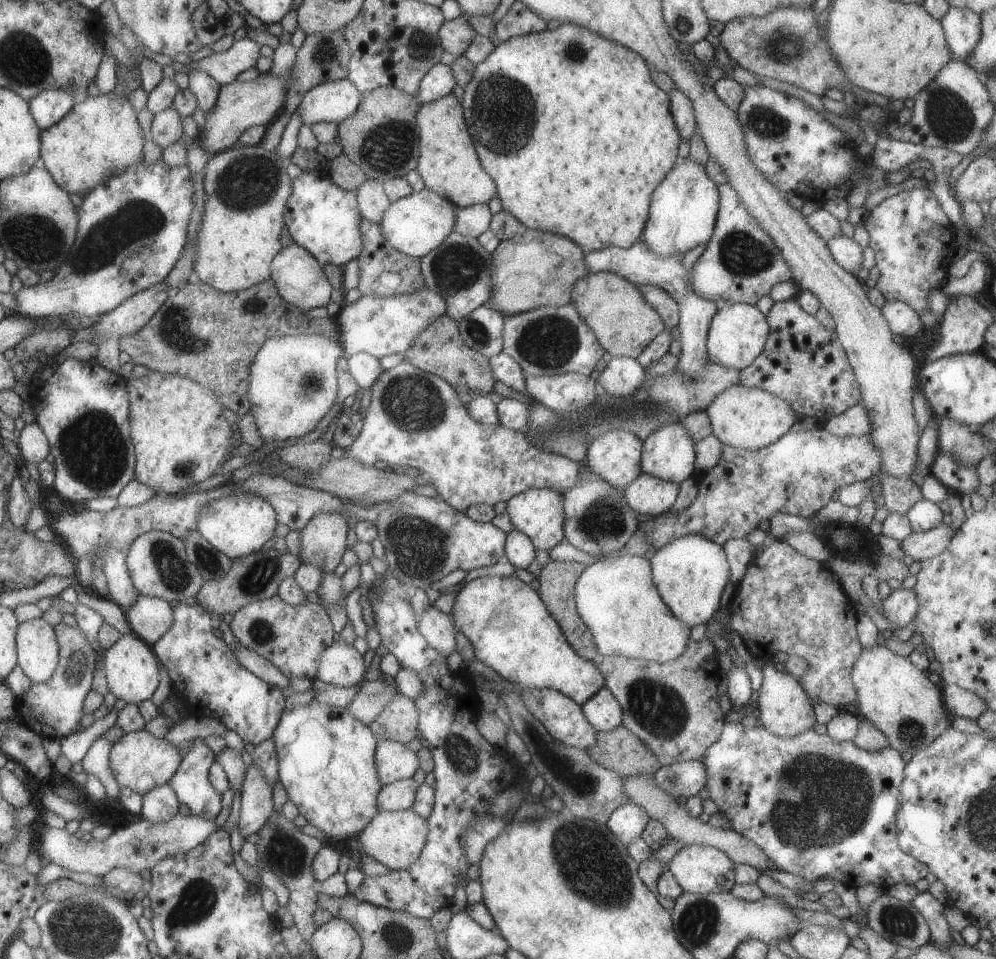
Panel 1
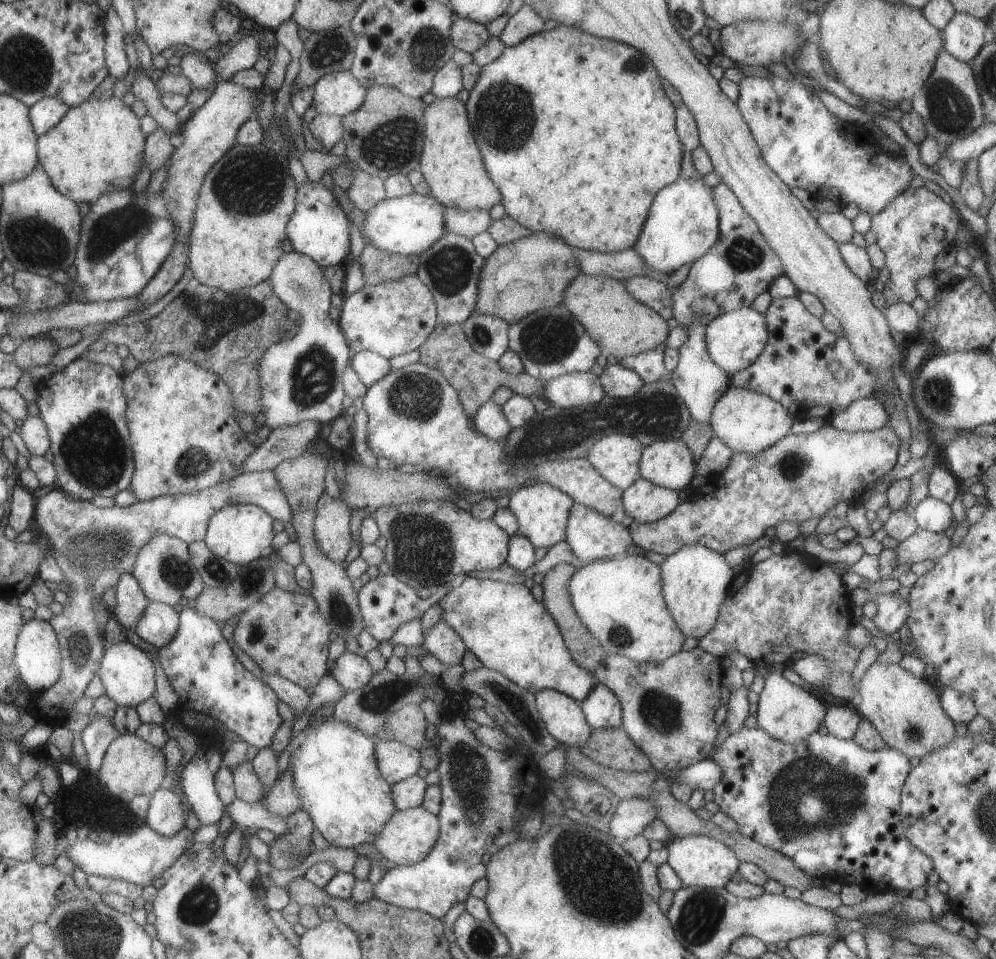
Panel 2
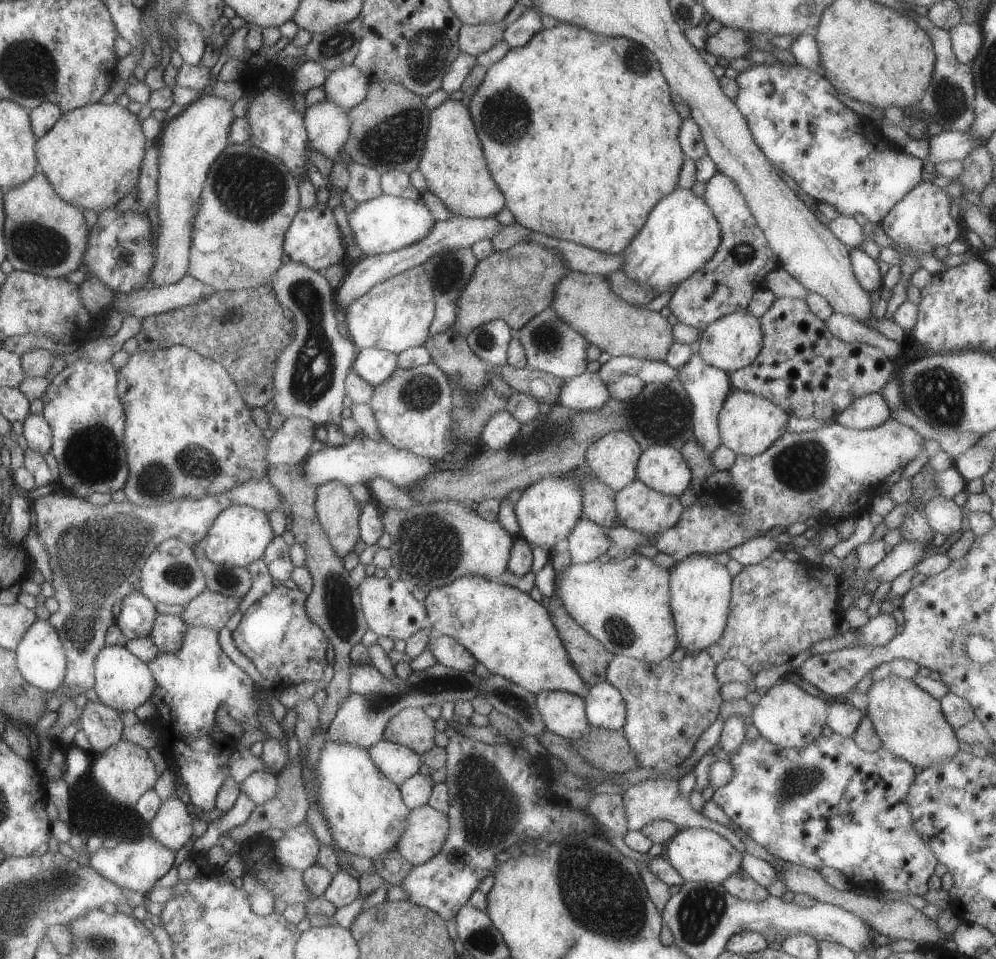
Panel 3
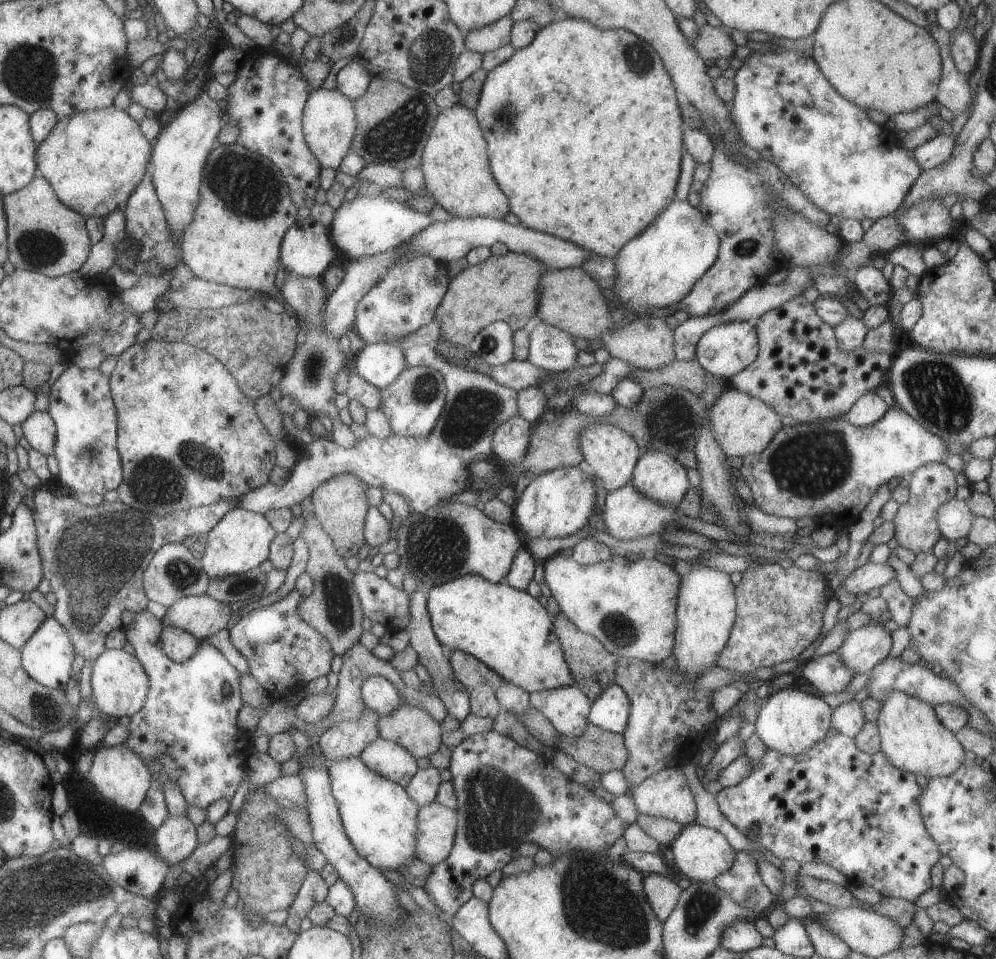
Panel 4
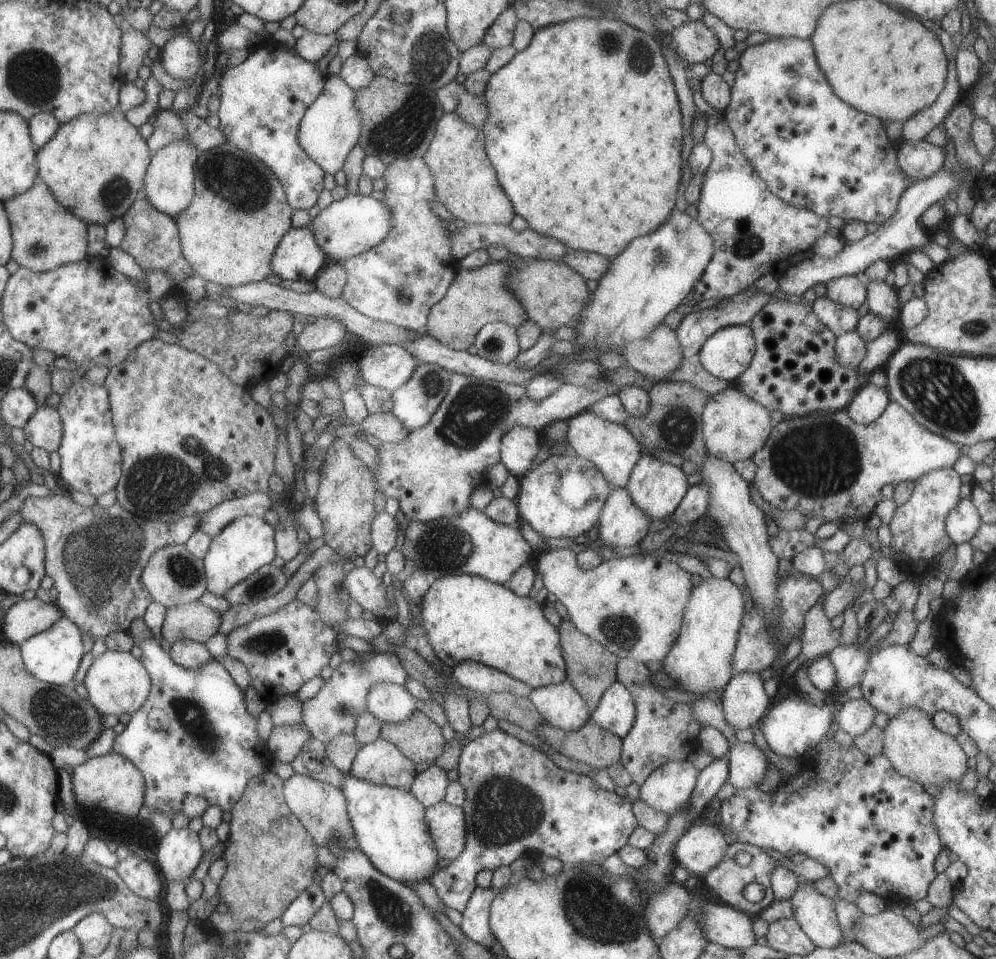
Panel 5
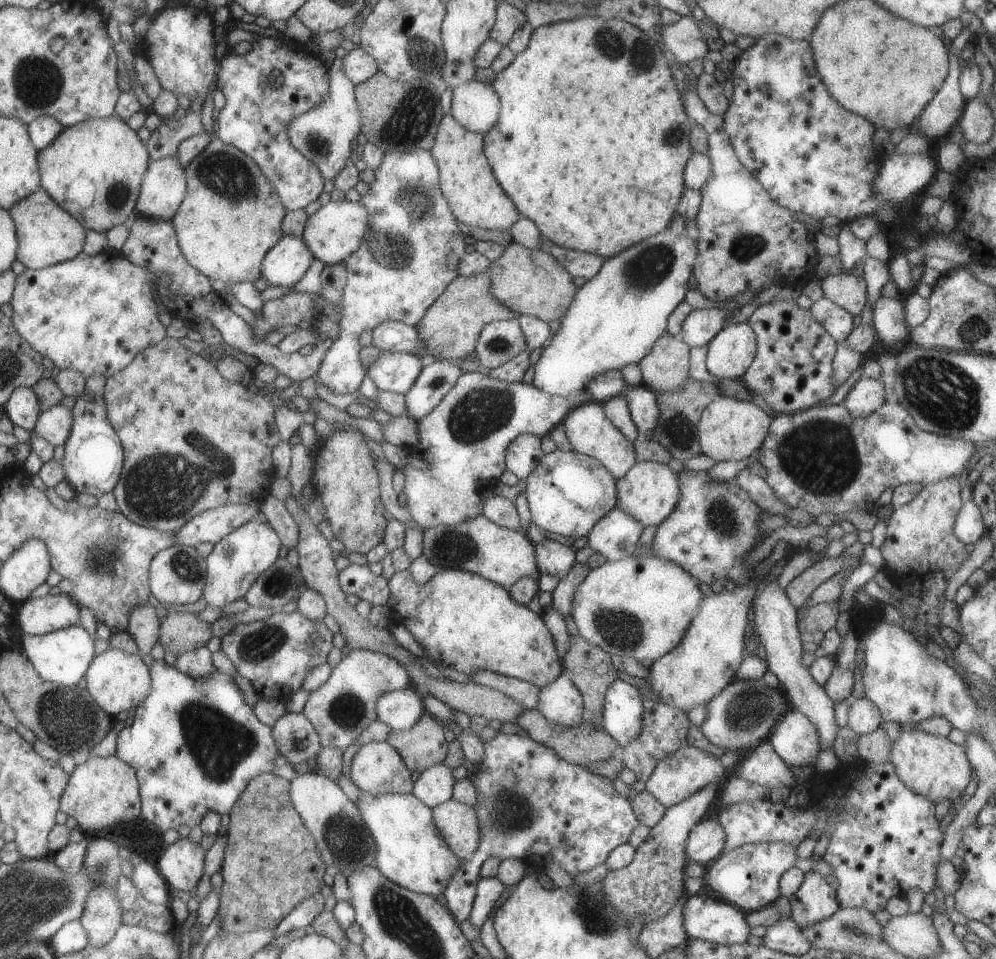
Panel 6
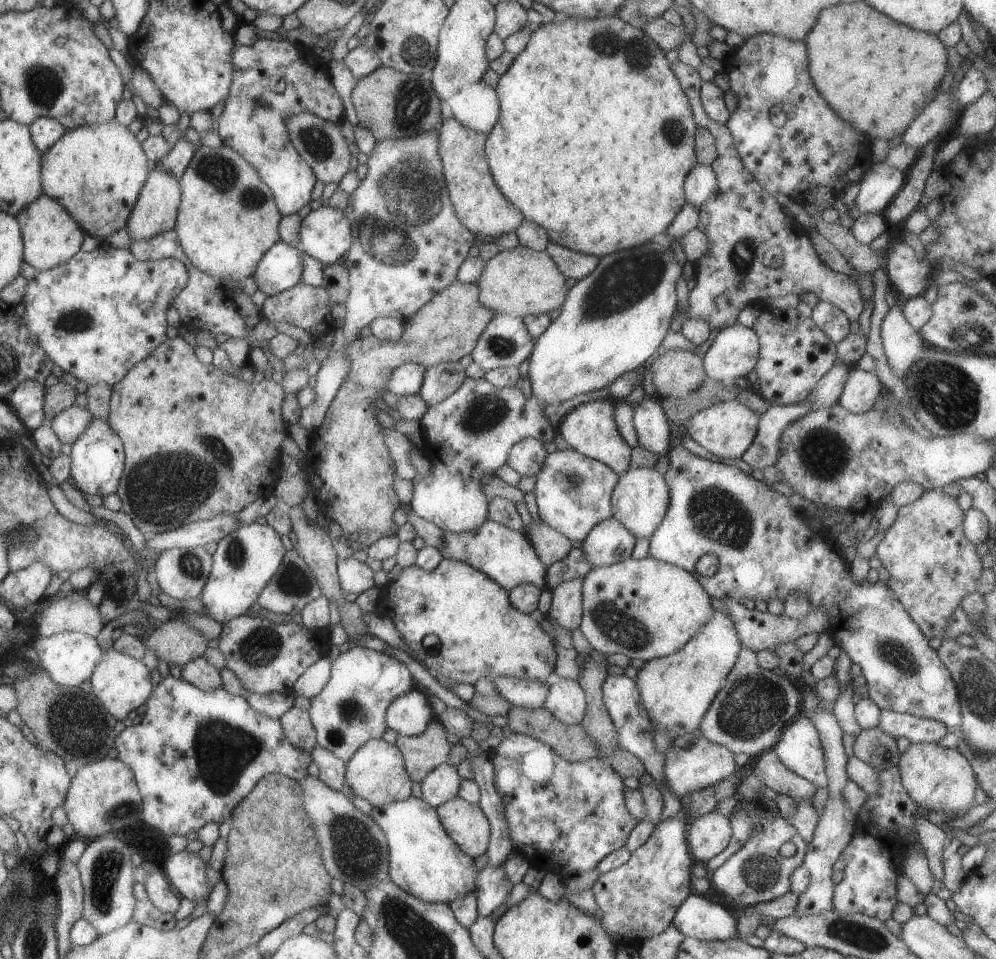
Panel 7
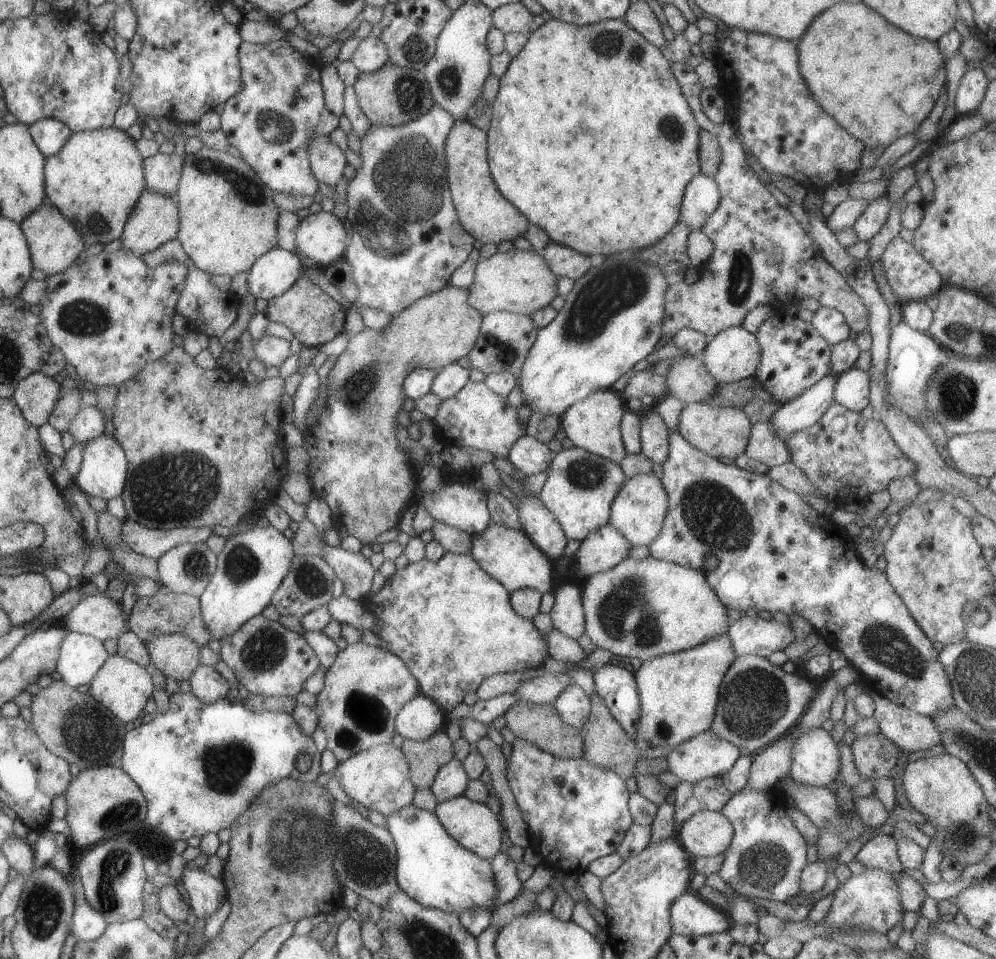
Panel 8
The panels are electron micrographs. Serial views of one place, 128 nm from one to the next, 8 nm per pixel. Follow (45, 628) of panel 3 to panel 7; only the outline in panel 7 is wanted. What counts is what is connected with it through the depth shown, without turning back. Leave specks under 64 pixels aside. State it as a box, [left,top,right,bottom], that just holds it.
[31,631,104,687]

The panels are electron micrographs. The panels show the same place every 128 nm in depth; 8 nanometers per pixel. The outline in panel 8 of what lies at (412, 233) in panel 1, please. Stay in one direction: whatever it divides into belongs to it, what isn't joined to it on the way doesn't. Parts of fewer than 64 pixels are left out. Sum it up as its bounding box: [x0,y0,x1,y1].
[295,211,349,268]

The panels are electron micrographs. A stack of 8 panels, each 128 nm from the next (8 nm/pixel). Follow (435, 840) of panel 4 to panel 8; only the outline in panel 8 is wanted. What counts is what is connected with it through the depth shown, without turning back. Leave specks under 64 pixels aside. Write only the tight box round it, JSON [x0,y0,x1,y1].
[432,795,507,860]

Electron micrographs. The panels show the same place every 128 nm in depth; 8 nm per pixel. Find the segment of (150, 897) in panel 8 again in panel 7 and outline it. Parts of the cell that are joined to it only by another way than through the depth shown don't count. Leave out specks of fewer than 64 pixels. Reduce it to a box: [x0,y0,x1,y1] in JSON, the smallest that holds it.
[132,883,176,931]

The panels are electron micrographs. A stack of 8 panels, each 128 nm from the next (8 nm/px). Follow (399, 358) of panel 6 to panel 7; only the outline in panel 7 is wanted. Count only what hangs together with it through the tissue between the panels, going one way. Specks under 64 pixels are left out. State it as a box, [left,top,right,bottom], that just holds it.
[387,362,426,397]

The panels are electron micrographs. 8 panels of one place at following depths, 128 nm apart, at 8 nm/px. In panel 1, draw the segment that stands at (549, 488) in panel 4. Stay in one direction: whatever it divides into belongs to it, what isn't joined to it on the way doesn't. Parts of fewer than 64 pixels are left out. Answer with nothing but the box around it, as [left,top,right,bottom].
[505,487,564,550]

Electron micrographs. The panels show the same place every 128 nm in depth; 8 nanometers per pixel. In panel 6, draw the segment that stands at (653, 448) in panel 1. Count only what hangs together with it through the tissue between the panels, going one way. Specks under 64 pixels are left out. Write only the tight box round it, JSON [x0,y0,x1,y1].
[614,461,679,528]

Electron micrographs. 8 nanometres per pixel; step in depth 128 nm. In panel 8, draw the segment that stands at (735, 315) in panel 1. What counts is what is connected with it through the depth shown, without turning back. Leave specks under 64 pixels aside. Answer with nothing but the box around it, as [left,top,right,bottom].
[700,325,759,383]

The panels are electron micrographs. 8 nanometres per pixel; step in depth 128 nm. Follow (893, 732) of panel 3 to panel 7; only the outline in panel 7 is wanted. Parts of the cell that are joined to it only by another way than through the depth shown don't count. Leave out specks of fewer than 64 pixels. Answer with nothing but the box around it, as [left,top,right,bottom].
[897,743,978,818]

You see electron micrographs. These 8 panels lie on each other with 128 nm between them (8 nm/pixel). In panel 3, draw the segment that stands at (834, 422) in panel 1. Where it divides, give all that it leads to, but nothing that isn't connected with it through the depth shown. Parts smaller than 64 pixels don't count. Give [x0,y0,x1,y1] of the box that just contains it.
[832,393,889,430]

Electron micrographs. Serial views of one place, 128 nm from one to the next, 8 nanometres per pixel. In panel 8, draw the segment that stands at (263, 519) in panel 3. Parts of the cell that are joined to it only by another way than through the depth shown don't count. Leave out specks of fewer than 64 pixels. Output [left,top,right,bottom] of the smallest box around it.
[198,526,294,640]

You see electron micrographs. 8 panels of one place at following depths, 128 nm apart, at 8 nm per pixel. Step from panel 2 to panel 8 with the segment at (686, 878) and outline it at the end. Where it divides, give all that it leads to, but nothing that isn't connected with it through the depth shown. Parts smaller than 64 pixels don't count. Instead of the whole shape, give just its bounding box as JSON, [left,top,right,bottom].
[679,811,733,857]

